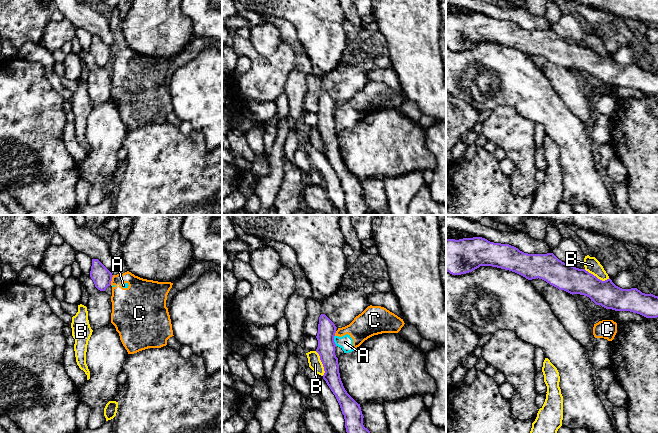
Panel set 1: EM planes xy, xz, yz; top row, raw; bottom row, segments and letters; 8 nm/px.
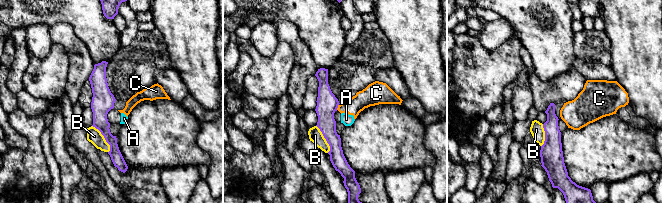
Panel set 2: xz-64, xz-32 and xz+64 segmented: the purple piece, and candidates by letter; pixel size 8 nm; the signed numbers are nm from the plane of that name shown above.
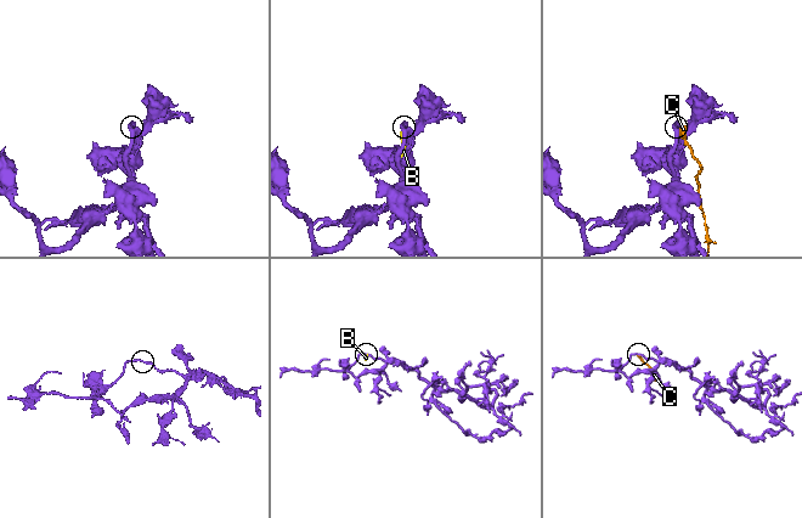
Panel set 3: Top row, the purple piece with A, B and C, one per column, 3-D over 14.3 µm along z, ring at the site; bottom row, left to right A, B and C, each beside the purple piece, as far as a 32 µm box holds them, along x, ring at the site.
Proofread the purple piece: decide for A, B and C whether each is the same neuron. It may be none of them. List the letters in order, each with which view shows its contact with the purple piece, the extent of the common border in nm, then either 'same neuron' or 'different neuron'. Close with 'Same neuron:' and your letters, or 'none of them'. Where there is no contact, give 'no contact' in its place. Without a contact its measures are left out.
A: meets purple in xz; contact 90 nm long; different neuron
B: meets purple in xz; contact 220 nm long; different neuron
C: meets purple in xy; contact 80 nm long; different neuron
Same neuron: none of them

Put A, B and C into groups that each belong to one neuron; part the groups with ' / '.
A C / B

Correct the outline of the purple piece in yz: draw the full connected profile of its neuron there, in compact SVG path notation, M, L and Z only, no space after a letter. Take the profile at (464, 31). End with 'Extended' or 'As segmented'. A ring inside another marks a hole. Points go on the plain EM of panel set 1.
M482 13L463 14L459 16L446 15L446 47L452 51L461 51L472 48L480 42L492 42L505 46L515 48L528 56L542 55L550 61L564 66L570 70L580 70L587 72L596 81L601 81L606 85L612 85L615 87L630 87L633 89L640 90L646 94L657 94L658 93L658 72L653 70L642 69L637 64L622 65L616 62L609 54L605 57L598 55L593 50L589 49L585 45L579 45L572 41L568 41L559 36L553 29L547 30L528 30L520 27L518 24L509 20L501 20L490 18Z. As segmented

